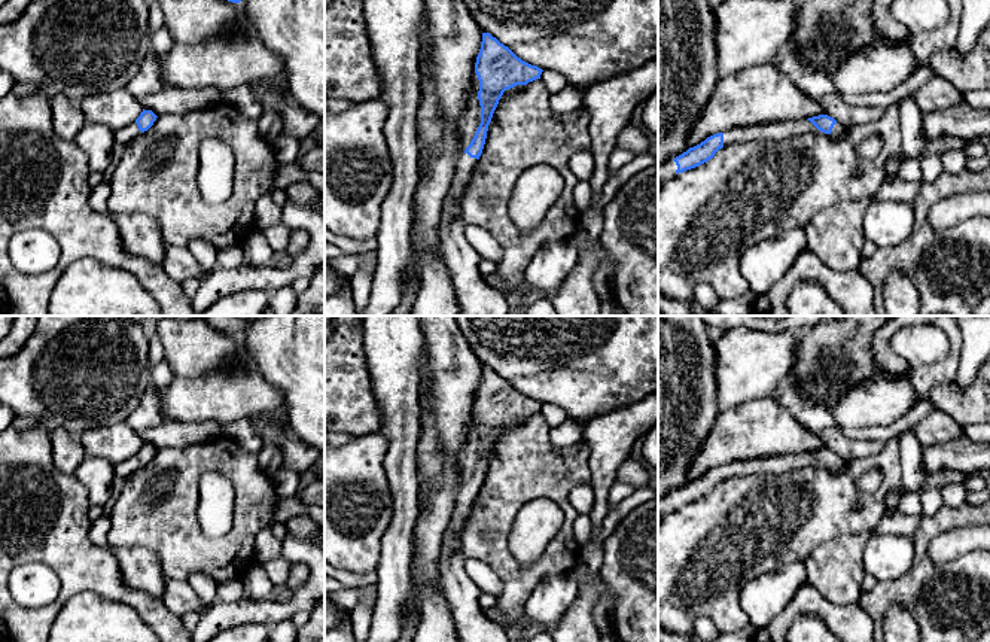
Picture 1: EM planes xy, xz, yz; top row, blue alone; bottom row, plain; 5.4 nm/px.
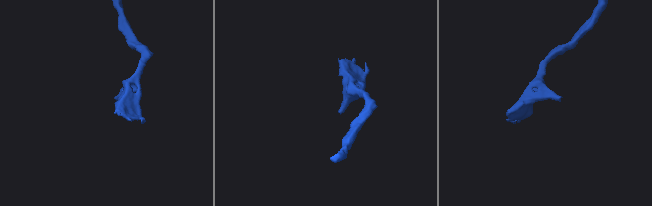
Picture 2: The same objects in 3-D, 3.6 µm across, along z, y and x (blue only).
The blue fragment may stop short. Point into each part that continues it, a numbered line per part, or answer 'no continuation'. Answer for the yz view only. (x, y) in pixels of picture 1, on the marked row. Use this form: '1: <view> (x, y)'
1: yz (777, 131)

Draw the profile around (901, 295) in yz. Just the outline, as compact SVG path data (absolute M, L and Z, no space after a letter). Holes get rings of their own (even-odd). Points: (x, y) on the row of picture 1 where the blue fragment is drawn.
M902 270L889 274L883 298L889 316L919 316L923 308L917 285Z

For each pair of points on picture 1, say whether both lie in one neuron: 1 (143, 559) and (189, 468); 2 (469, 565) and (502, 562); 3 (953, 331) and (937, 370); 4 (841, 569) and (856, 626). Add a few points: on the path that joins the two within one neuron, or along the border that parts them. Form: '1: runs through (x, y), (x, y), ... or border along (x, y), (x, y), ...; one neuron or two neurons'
1: border along (113, 544), (143, 545), (152, 550), (165, 577); two neurons
2: border along (465, 557), (492, 568), (502, 583), (497, 596); two neurons
3: runs through (955, 341), (953, 356), (947, 362); one neuron
4: border along (818, 590), (831, 602), (858, 604); two neurons

